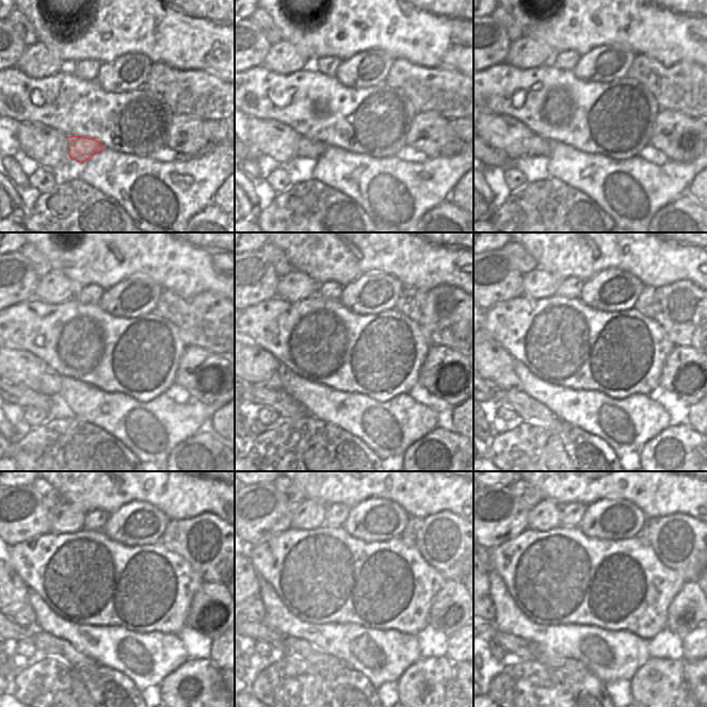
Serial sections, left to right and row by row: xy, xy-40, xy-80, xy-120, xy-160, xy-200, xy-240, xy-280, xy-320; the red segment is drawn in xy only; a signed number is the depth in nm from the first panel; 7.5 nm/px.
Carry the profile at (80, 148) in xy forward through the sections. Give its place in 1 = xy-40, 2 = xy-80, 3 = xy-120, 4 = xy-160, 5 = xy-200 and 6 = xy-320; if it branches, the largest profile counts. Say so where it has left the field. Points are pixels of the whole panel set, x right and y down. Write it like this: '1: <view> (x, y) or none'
1: xy-40 (306, 148)
2: xy-80 (534, 145)
3: xy-120 (50, 383)
4: xy-160 (274, 383)
5: xy-200 (508, 381)
6: xy-320 (495, 609)

